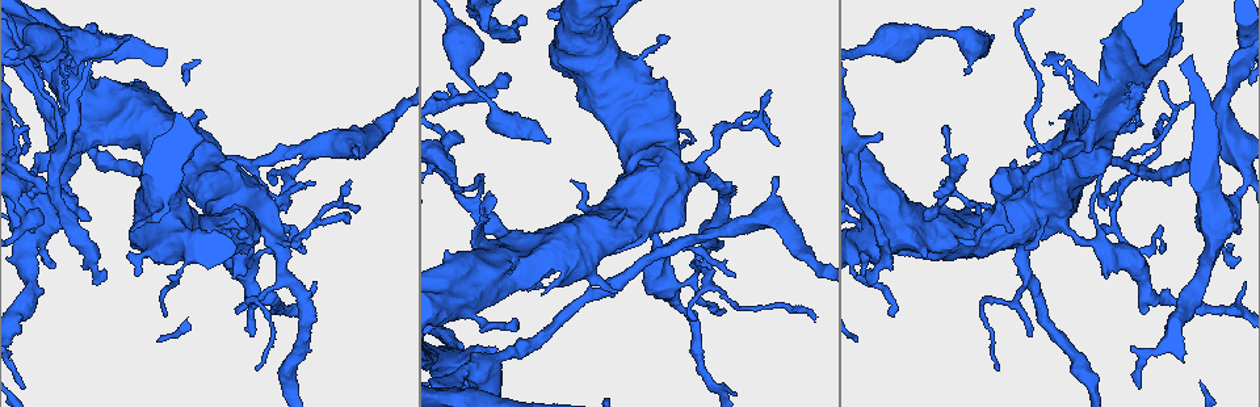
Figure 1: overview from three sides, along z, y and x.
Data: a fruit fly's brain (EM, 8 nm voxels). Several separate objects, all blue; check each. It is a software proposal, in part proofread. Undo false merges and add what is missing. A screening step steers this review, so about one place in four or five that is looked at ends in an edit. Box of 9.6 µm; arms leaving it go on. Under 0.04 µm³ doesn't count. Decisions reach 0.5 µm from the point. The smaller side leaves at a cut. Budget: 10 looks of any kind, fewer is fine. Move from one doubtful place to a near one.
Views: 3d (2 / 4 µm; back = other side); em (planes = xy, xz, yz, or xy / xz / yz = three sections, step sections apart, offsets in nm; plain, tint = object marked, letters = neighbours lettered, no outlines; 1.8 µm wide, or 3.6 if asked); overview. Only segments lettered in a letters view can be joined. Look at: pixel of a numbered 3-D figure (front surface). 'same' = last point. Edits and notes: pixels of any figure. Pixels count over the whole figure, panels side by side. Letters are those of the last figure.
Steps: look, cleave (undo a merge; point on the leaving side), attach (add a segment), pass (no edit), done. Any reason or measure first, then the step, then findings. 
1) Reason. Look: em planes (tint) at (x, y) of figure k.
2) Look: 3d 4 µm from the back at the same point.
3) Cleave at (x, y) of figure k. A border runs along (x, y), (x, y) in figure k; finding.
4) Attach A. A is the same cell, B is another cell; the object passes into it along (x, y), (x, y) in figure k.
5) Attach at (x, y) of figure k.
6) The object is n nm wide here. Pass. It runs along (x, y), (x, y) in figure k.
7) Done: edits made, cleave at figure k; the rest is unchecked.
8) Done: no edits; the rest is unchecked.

An open end. Look: em planes (letters) at (550, 142) of figure 1.

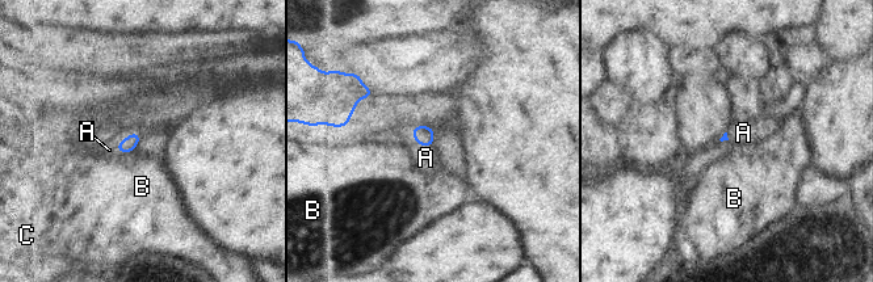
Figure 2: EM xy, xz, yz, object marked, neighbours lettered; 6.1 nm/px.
The longest contact is with A, 170 nm. Attach A. A is the same cell, B and C are other cells; it goes on there.

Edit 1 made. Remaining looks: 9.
Narrows sharply. Look: 3d 2 µm at (950, 34) of figure 1.

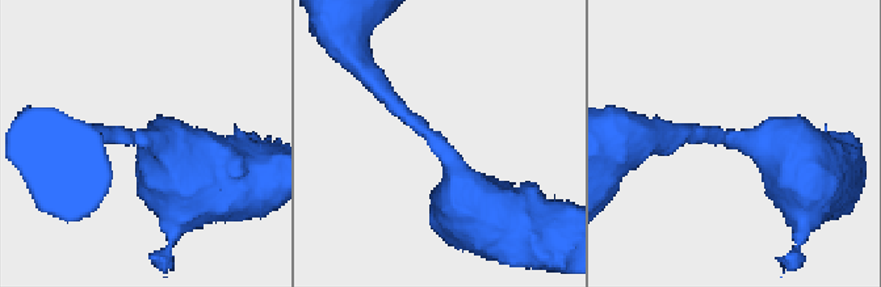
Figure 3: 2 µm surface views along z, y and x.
The arms are 280, 500 nm wide; shape alone is not enough. Look: em yz step 8 (letters) at (133, 132) of figure 3.

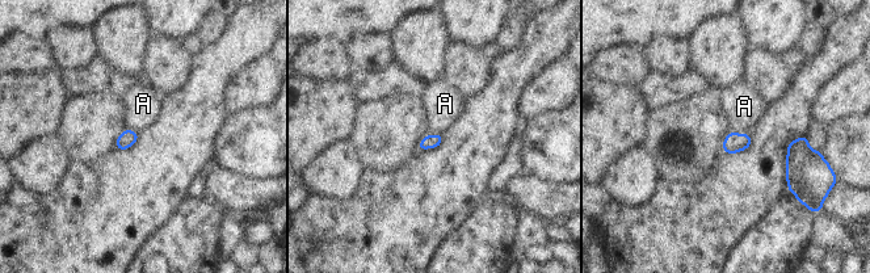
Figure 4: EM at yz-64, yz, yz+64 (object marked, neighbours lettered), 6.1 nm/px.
Cut it another way. Look: em planes (letters) at the same point.

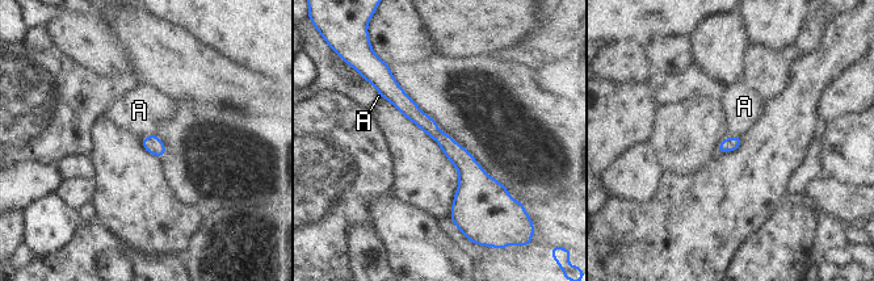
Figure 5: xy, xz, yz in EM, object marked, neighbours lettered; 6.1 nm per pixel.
Pass. A is another cell; it runs along (390, 79), (467, 167), (454, 217) in figure 5; continuous, no second neuron.

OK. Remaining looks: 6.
Stops while still wide. Look: 3d 2 µm at (65, 103) of figure 1.

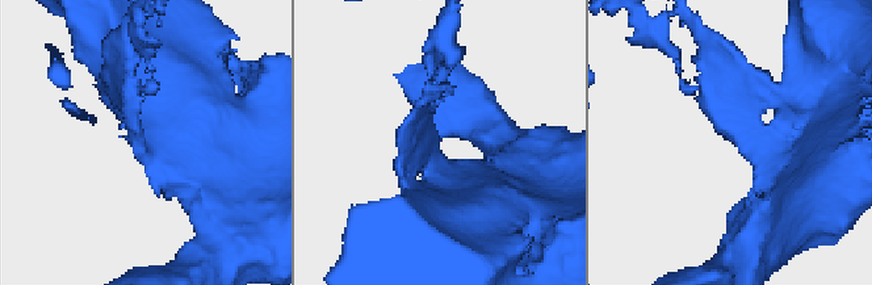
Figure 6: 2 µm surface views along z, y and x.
Now the EM. Look: em planes (letters) at (723, 134) of figure 6.

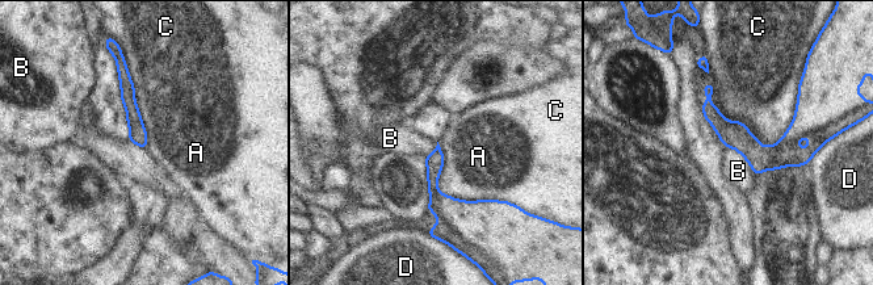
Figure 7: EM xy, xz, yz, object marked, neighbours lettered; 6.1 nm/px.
The longest contact is with C, 550 nm. Pass. A, B, C and D are other cells; a border runs along (725, 146), (733, 147), (756, 175) in figure 7; none of them fits.

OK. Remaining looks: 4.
An open end. Look: em xz step 4 (tint) at (473, 354) of figure 1.

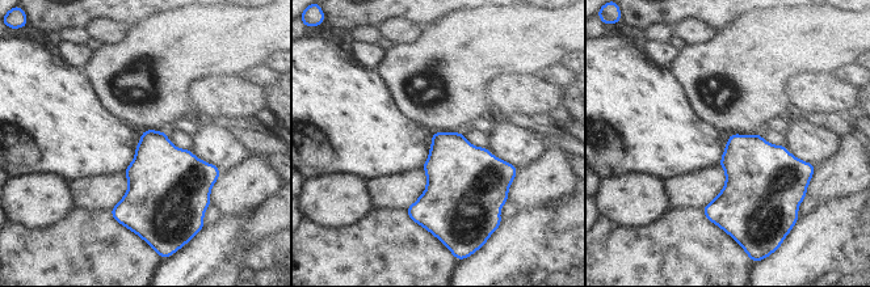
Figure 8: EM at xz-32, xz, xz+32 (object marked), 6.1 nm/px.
What lies round it. Look: em xz step 4 (letters) at the same point.

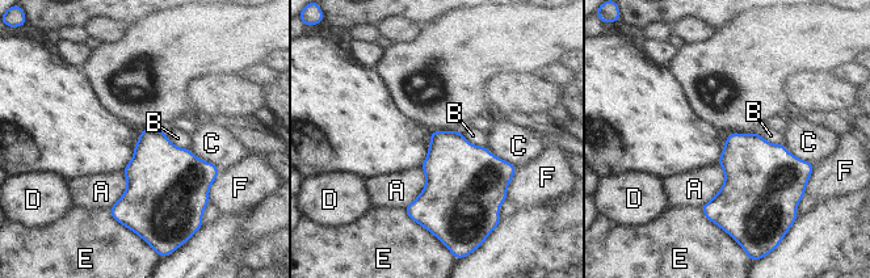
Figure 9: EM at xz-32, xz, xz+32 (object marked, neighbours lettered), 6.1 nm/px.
Pass. A, B, C, D, E and F are other cells; a border runs along (718, 161), (723, 185), (701, 206) in figure 9; none of them fits.

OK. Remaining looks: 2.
Stops while still wide. Look: 3d 2 µm from the back at (357, 154) of figure 1.

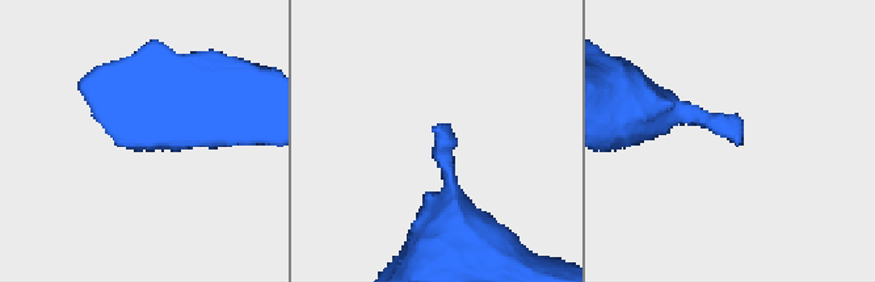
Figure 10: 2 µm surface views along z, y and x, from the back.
Now the EM. Look: em xz step 16 (letters) at (743, 144) of figure 10.

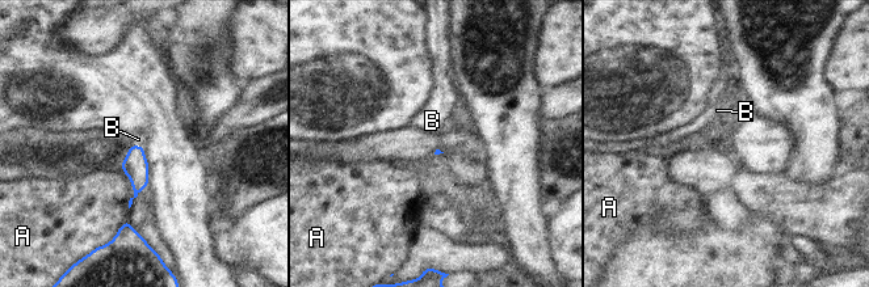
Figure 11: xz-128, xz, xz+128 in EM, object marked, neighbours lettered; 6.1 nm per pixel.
Attach B. B is the same cell, A is another cell; the object passes into it along (135, 165), (137, 146), (138, 139) in figure 11; it goes on there.

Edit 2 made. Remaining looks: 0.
Done: edits made, attach at figure 2, attach at figure 11; the rest is unchecked.

